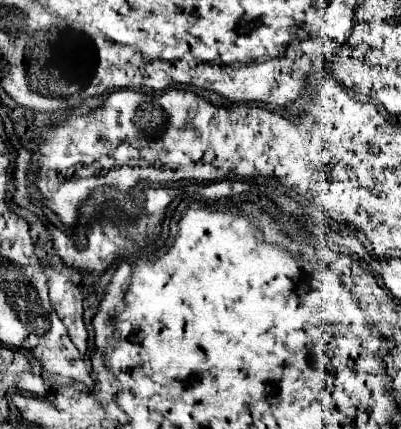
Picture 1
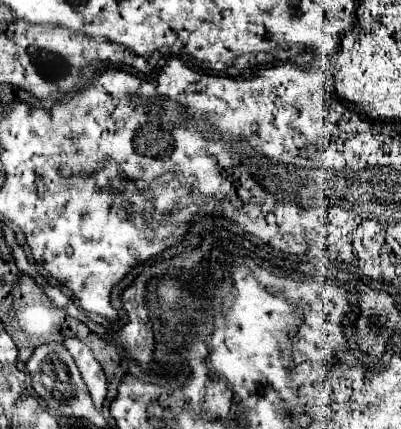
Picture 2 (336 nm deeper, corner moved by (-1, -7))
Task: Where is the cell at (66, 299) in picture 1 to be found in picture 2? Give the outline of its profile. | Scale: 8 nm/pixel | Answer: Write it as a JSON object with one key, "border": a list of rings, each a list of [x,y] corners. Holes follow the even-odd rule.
{"border":[[[64,339],[64,347],[70,351],[70,355],[74,357],[84,383],[88,385],[88,391],[92,395],[92,401],[96,405],[96,409],[102,409],[106,393],[108,393],[108,385],[106,385],[106,377],[104,371],[100,367],[100,363],[94,359],[92,351],[78,339]]]}

